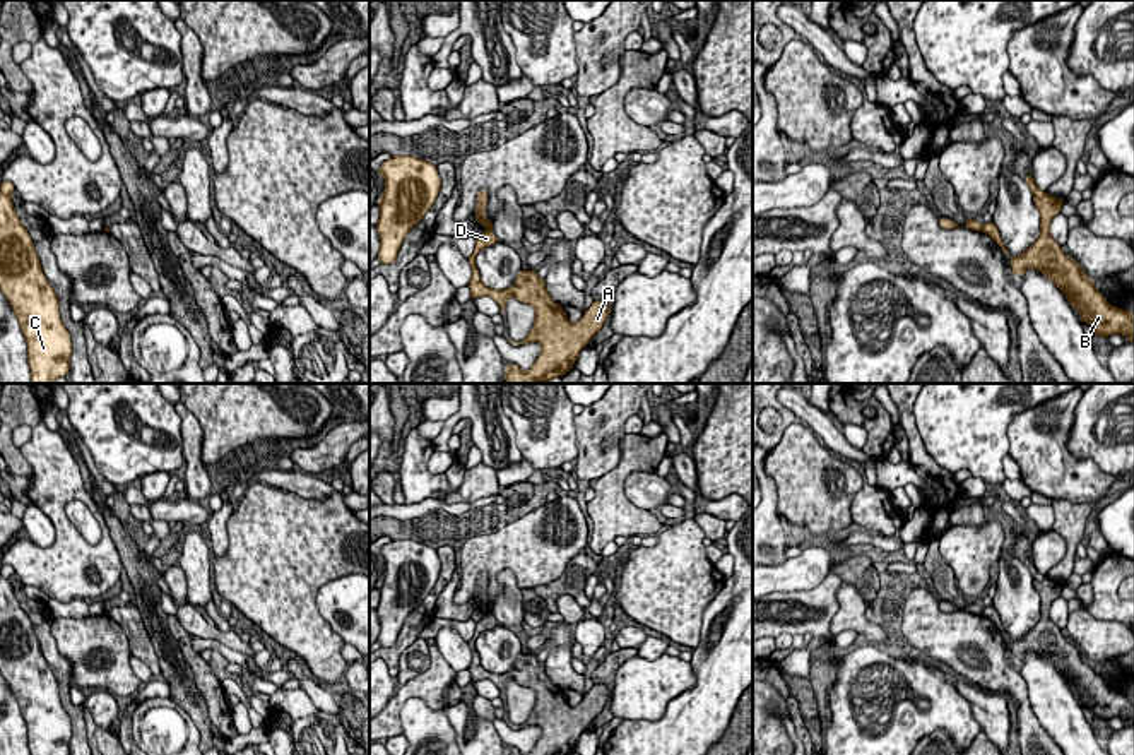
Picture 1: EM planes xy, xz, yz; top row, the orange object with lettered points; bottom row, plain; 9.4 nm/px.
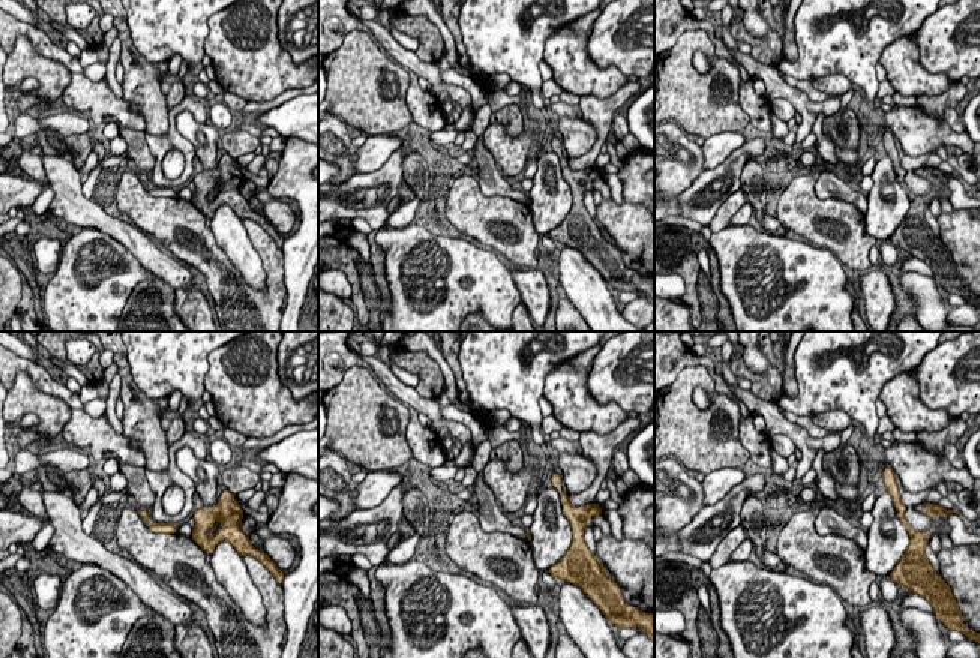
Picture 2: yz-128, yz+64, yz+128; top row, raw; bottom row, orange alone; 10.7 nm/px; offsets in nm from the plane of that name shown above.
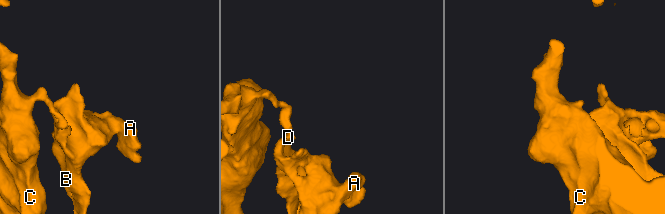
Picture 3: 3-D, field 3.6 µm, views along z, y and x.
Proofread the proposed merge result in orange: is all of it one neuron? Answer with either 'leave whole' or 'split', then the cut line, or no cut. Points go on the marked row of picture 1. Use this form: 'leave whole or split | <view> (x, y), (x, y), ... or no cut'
split | yz (984, 226), (980, 230)

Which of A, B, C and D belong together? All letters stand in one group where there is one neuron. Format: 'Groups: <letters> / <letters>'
Groups: A B D / C

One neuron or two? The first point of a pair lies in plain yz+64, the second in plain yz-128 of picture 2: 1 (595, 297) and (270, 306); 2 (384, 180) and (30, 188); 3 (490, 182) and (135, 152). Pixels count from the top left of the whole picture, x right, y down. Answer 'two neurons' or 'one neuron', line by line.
1: two neurons
2: one neuron
3: one neuron

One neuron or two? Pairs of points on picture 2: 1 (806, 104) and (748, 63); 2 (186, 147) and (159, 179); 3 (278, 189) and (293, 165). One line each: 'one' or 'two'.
1: one
2: one
3: one

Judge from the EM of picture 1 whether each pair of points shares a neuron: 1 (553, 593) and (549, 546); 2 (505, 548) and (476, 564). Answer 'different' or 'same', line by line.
1: different
2: same

